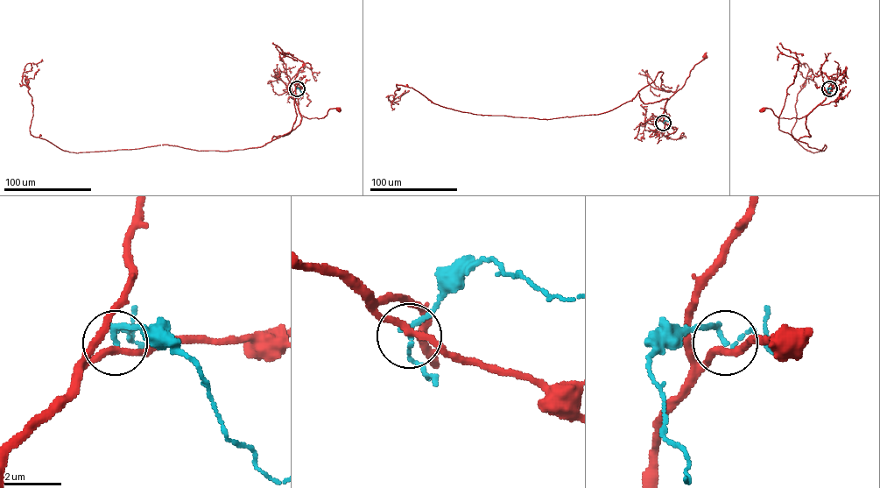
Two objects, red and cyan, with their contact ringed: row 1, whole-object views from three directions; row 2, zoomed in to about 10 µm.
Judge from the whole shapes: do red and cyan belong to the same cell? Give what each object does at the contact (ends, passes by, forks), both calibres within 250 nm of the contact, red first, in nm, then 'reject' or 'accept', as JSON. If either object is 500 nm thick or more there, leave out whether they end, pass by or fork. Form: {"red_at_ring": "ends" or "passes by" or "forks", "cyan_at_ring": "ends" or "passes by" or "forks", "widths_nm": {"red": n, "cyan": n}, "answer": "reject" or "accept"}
{"red_at_ring": "passes by", "cyan_at_ring": "passes by", "widths_nm": {"red": 240, "cyan": 140}, "answer": "reject"}

